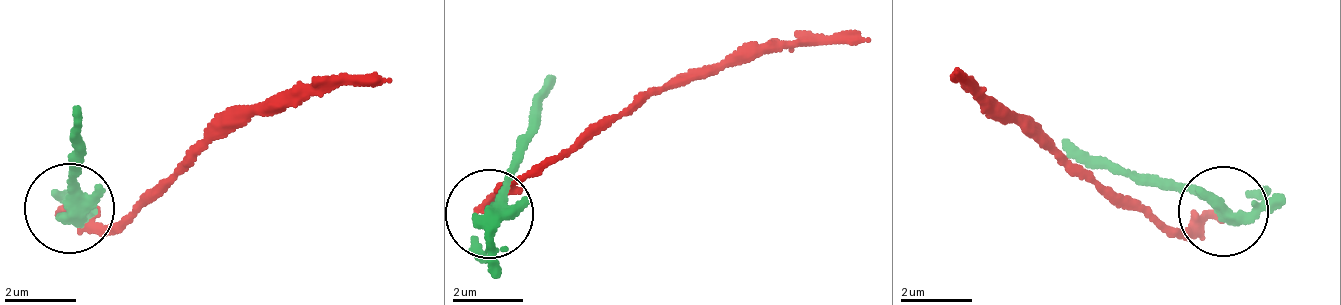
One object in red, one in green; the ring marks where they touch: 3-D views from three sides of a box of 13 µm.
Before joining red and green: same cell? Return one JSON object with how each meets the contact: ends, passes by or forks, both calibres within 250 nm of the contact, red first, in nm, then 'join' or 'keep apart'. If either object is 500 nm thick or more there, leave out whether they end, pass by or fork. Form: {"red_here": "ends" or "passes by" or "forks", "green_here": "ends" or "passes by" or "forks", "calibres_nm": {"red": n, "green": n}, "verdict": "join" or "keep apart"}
{"red_here": "ends", "green_here": "forks", "calibres_nm": {"red": 240, "green": 300}, "verdict": "keep apart"}

